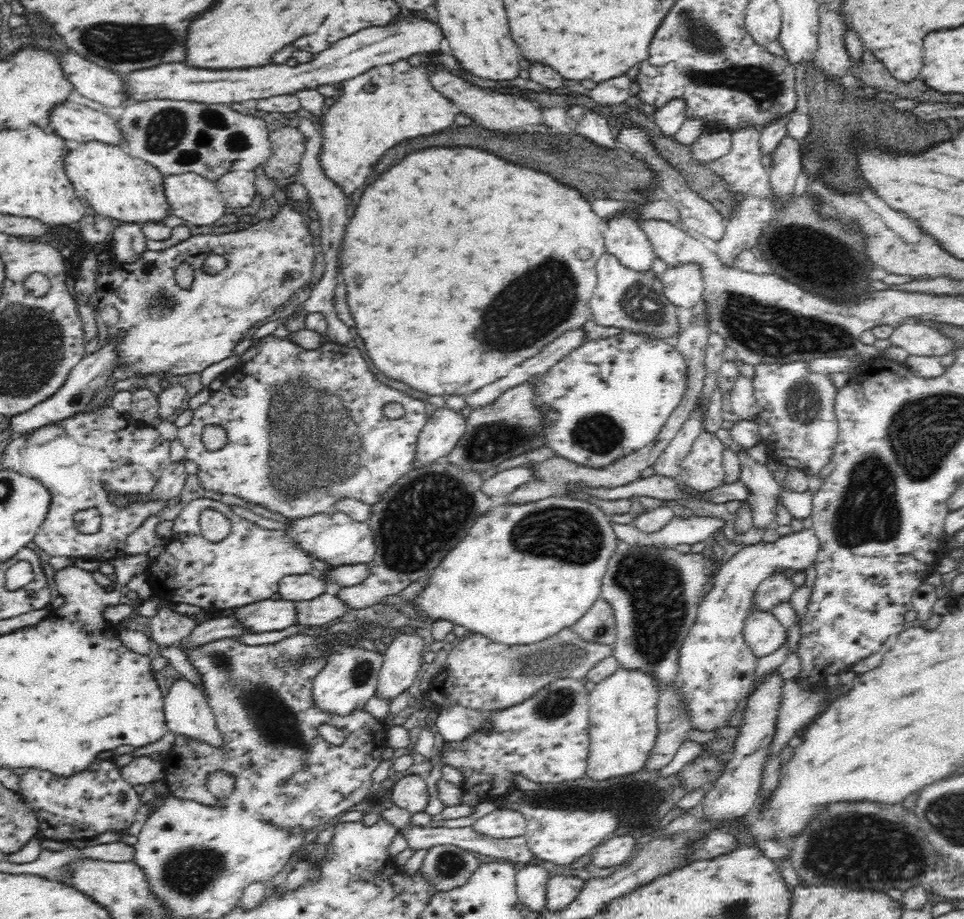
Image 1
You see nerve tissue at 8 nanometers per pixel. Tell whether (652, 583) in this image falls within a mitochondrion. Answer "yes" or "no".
yes

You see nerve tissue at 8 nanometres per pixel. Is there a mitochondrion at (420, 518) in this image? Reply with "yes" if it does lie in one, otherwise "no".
yes

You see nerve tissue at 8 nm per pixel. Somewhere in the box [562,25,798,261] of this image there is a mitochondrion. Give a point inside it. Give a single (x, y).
(764, 83)

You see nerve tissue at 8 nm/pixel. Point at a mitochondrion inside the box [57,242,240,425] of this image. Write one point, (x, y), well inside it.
(159, 301)

